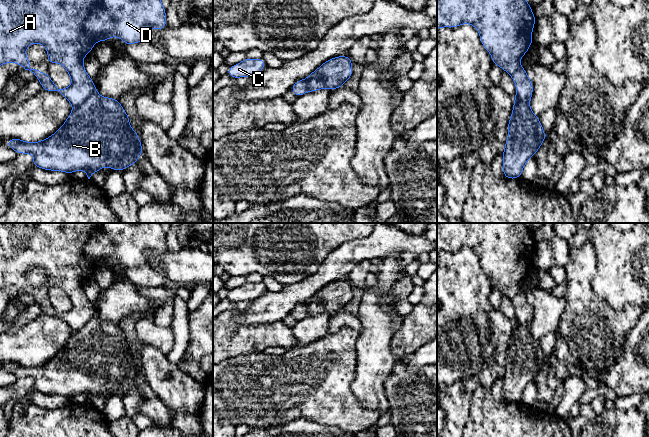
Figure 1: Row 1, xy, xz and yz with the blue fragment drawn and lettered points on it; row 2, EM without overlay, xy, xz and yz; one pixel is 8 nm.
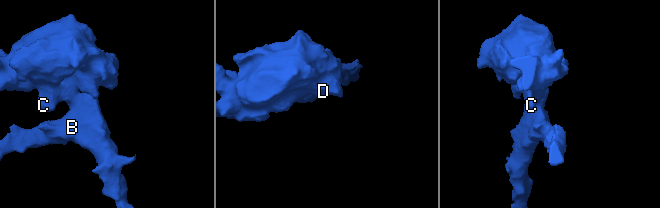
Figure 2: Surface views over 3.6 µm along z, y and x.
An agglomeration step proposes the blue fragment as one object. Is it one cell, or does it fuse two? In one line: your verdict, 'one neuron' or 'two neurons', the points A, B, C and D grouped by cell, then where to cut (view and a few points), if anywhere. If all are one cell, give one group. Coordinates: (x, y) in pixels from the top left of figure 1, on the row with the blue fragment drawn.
two neurons; groups A C D / B; cut xy (95, 88), (84, 101), (74, 108)

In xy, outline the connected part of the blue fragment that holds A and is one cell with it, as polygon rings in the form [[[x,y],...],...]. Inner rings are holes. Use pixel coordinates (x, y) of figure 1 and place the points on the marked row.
[[[0,0],[0,66],[5,63],[16,63],[31,71],[40,81],[42,90],[59,92],[73,108],[76,108],[85,102],[95,89],[92,78],[85,70],[83,59],[93,51],[96,42],[107,42],[111,37],[119,37],[125,45],[136,44],[147,40],[148,27],[162,30],[166,26],[166,9],[161,0]],[[33,43],[45,47],[48,53],[46,63],[58,63],[66,69],[72,81],[69,87],[59,89],[49,74],[30,68],[30,60],[25,50]]]

